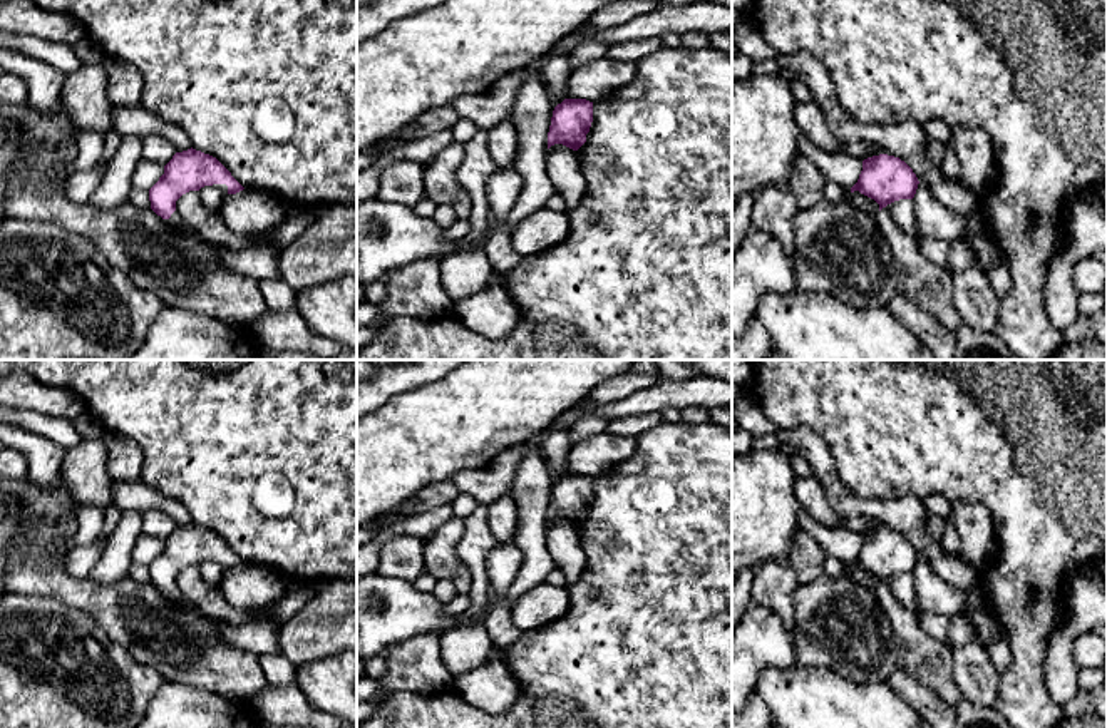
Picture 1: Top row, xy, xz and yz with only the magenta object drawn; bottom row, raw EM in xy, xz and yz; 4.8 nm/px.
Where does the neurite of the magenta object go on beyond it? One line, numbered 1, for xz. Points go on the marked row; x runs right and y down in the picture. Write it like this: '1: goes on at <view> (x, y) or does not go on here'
1: does not go on here

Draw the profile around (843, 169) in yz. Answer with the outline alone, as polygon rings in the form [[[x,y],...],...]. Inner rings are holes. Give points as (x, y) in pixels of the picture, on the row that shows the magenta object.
[[[801,132],[799,152],[809,157],[827,177],[842,187],[852,187],[862,171],[862,161],[837,152],[826,152],[812,144],[812,141]]]

